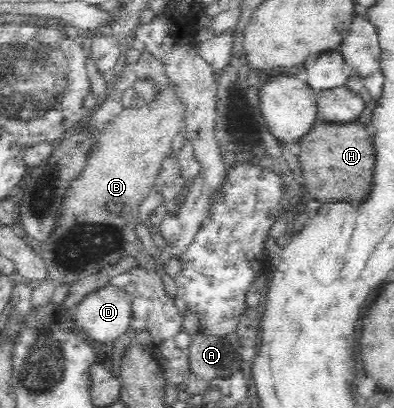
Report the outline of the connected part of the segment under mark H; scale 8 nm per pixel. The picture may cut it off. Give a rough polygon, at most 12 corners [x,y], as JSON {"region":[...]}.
{"region":[[317,122],[299,145],[309,198],[372,198],[370,128]]}

